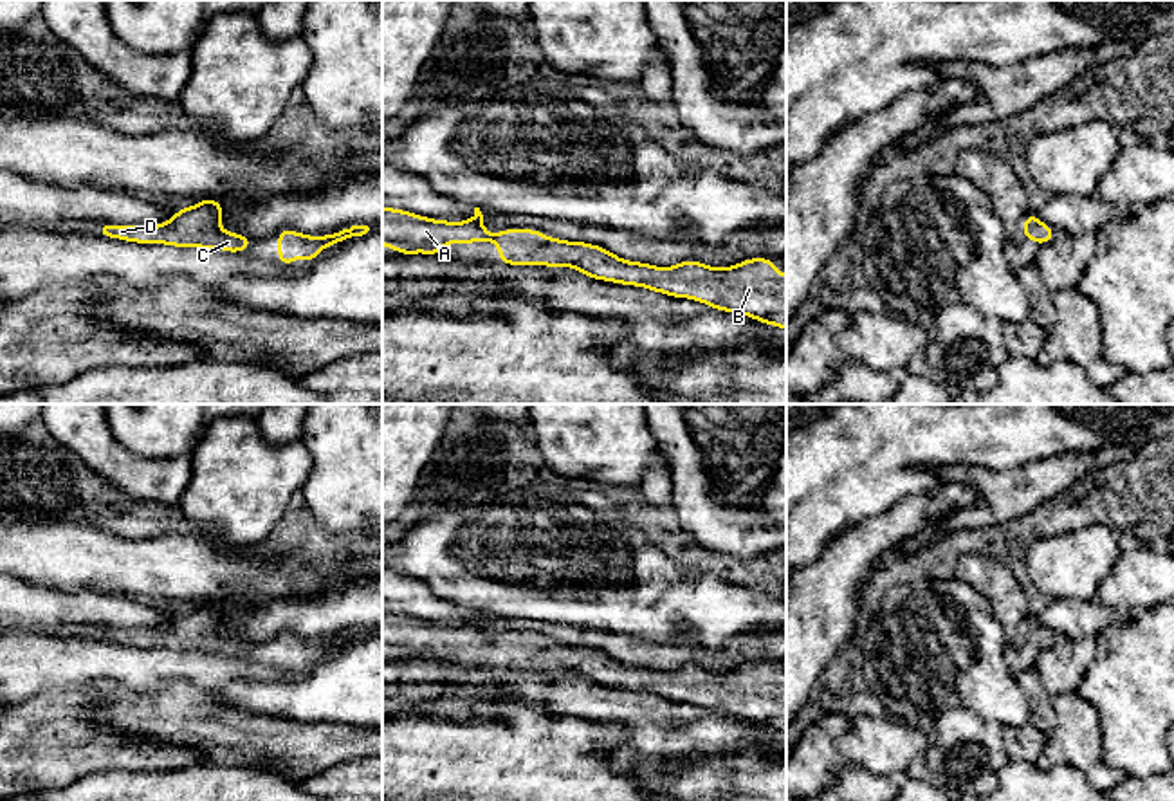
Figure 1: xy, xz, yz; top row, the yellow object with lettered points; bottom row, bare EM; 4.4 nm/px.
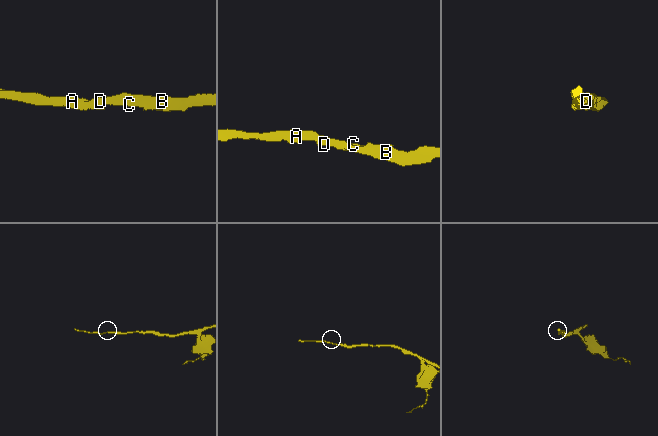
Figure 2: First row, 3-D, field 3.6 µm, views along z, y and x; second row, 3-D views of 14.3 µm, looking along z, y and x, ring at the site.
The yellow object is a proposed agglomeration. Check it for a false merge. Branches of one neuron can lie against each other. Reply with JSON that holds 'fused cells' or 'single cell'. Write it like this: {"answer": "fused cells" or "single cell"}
{"answer": "single cell"}

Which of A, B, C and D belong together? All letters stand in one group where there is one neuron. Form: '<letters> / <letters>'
A B C D

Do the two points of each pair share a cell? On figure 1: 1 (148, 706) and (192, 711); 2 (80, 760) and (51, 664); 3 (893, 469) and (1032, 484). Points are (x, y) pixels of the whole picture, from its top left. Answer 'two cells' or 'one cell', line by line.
1: one cell
2: two cells
3: two cells

